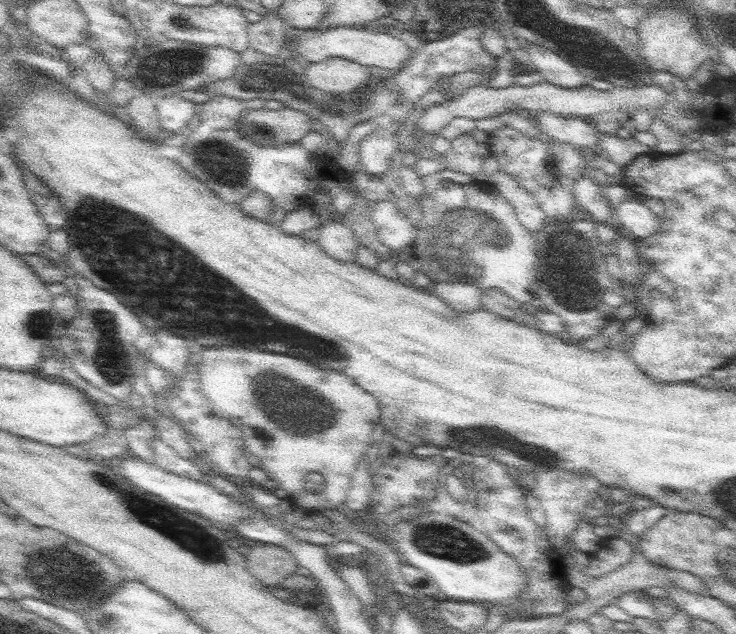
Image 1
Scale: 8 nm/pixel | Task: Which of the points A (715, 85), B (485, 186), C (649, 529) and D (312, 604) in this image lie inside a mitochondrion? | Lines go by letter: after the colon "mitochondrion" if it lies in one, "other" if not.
A: other
B: other
C: other
D: other

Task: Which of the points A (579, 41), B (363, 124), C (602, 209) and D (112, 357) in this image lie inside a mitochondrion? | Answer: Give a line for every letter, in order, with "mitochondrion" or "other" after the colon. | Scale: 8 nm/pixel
A: mitochondrion
B: other
C: other
D: mitochondrion

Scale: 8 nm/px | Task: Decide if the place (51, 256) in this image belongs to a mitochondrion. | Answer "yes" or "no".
no

